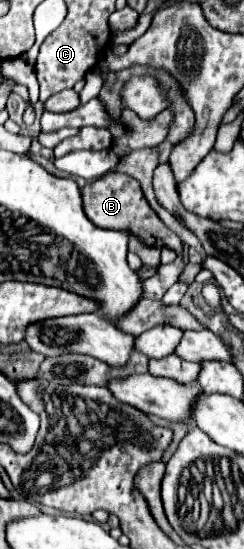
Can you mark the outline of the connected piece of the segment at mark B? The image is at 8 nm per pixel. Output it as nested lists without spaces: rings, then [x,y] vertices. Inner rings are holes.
[[[108,172],[102,178],[96,178],[94,182],[82,188],[82,200],[84,200],[86,216],[96,226],[106,228],[106,230],[124,230],[140,238],[150,248],[170,248],[176,254],[182,254],[180,238],[174,232],[170,232],[164,226],[164,222],[158,218],[158,214],[150,208],[140,188],[140,182],[136,178],[122,172]]]

